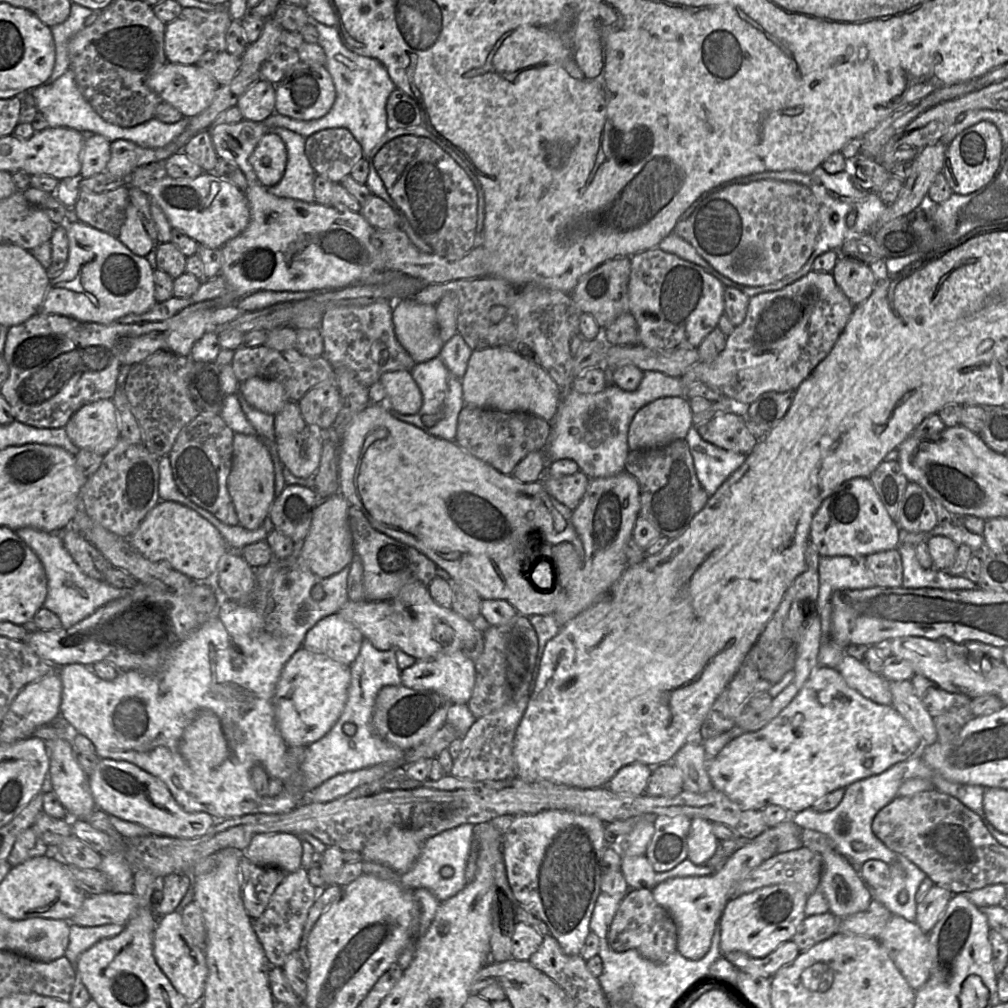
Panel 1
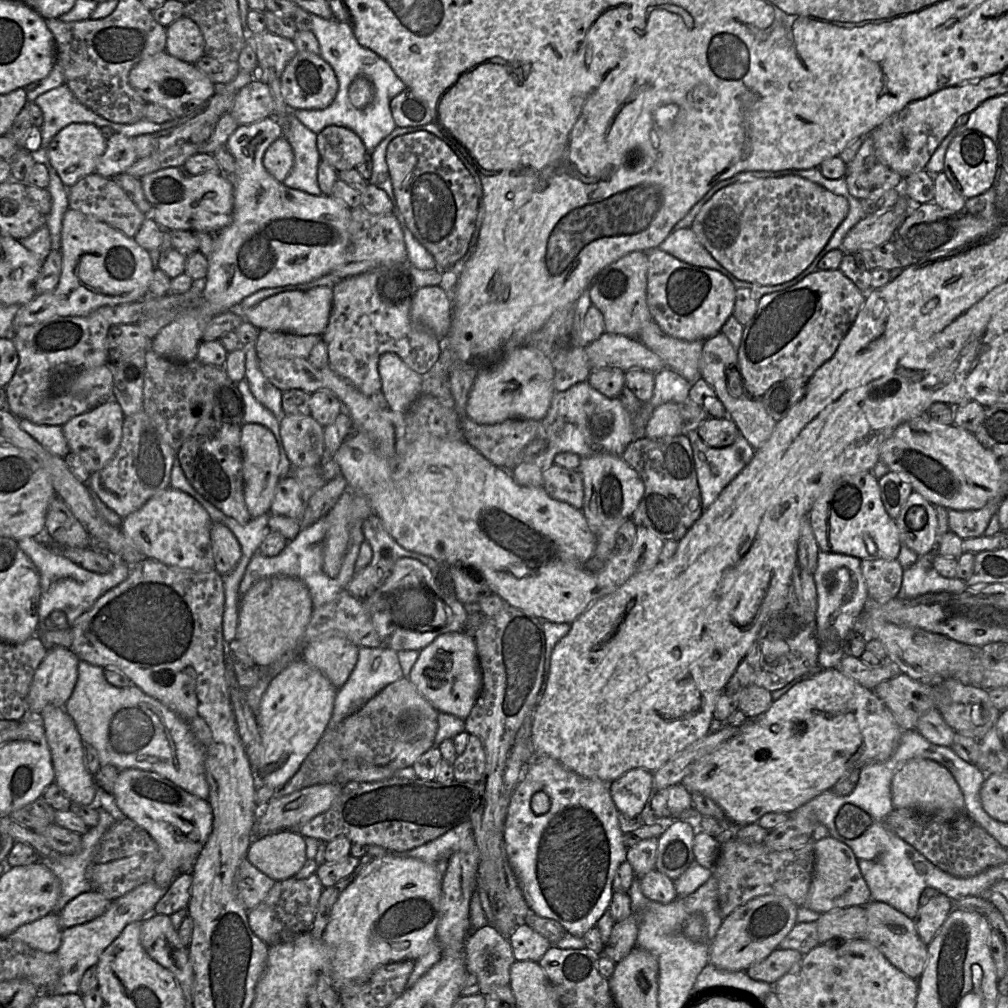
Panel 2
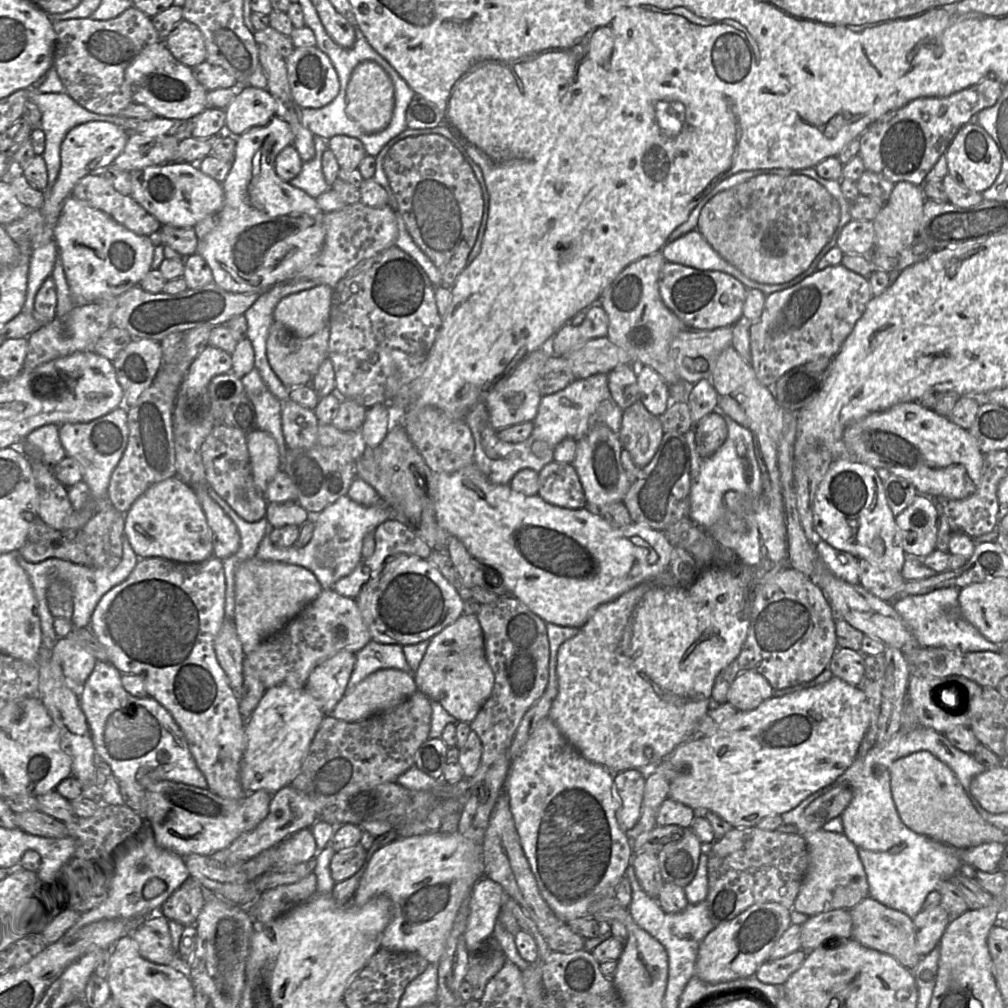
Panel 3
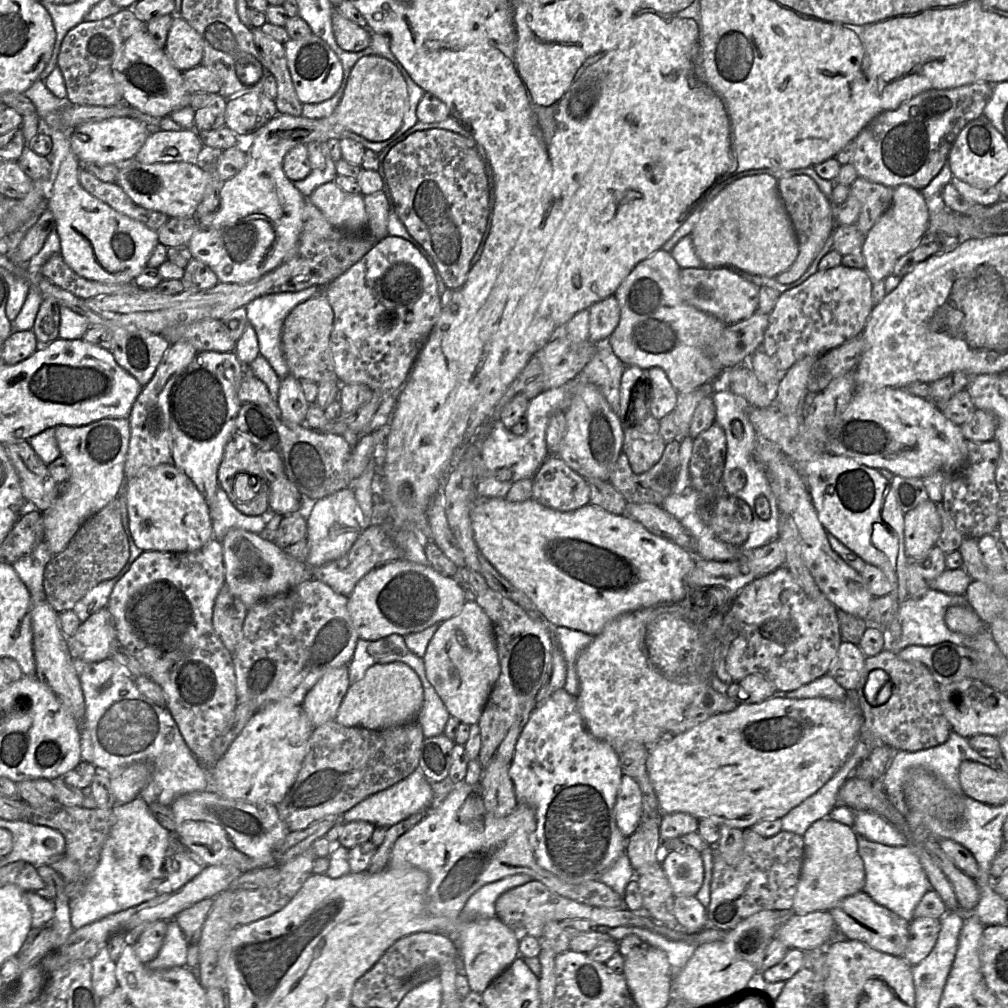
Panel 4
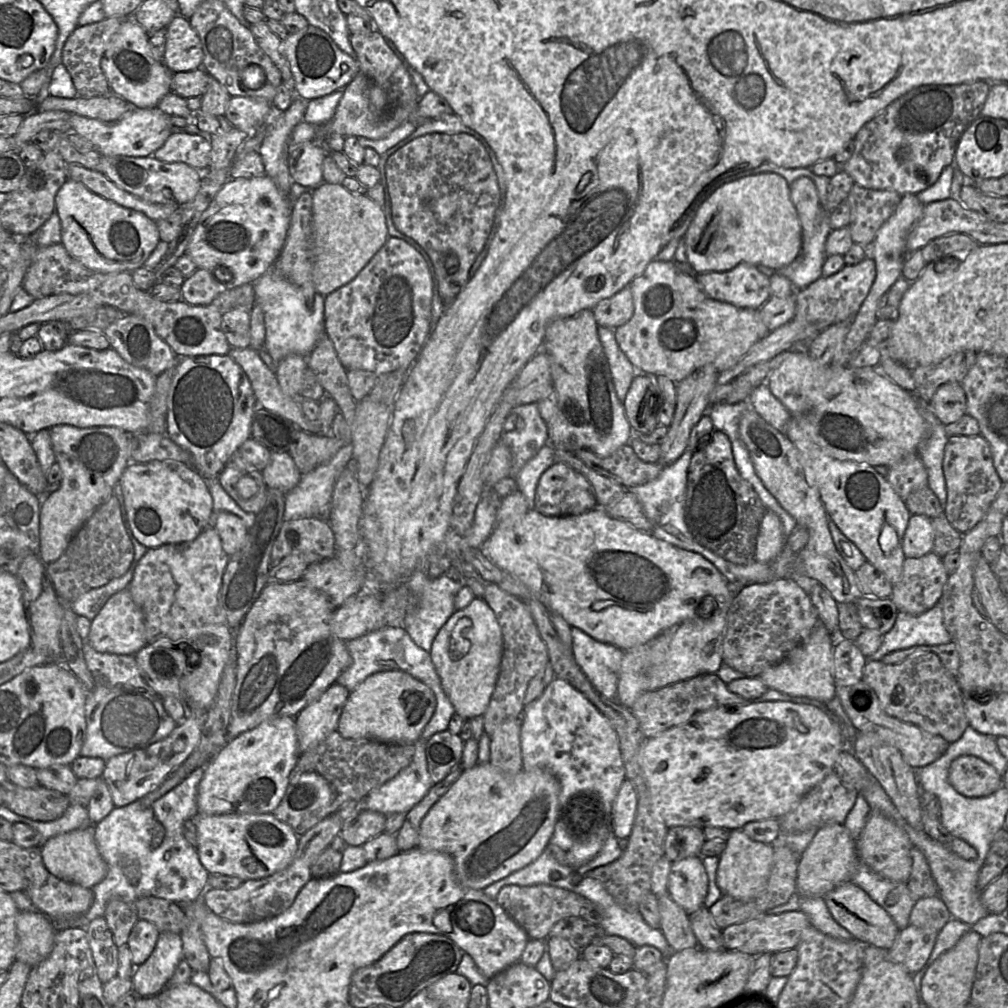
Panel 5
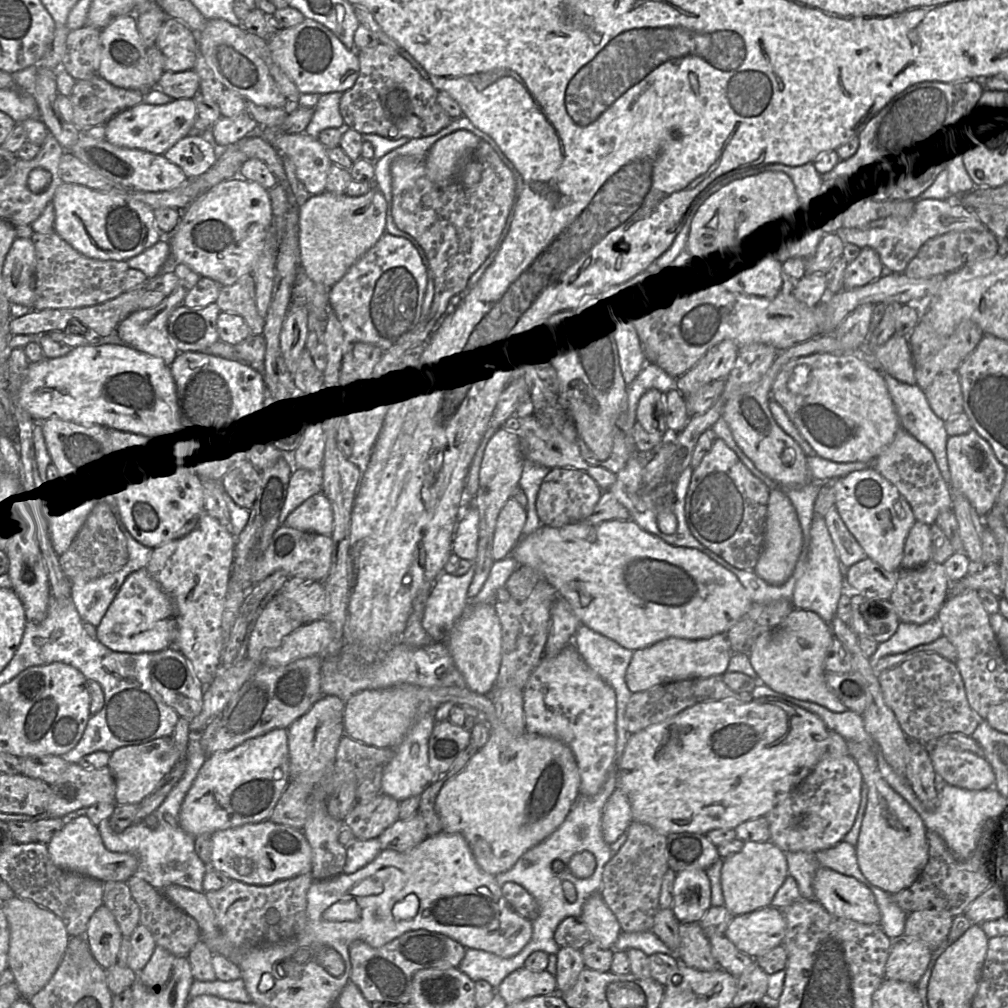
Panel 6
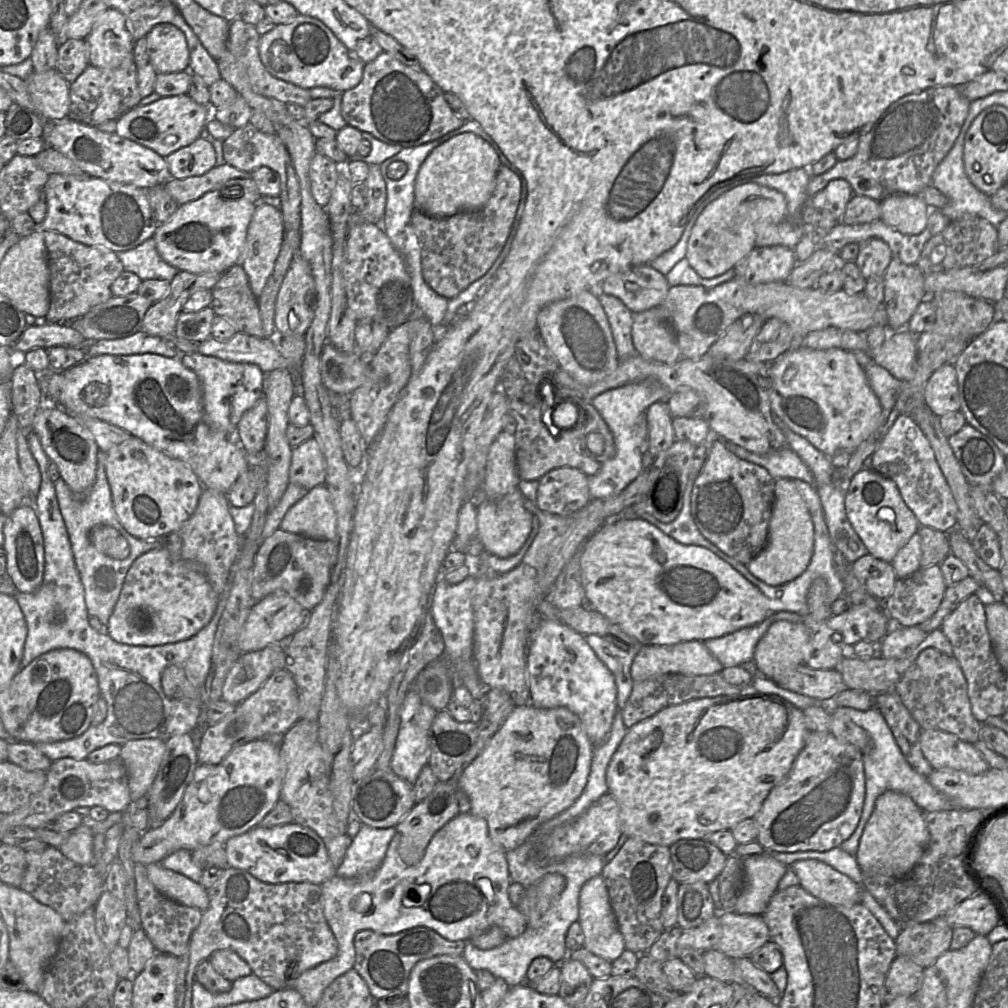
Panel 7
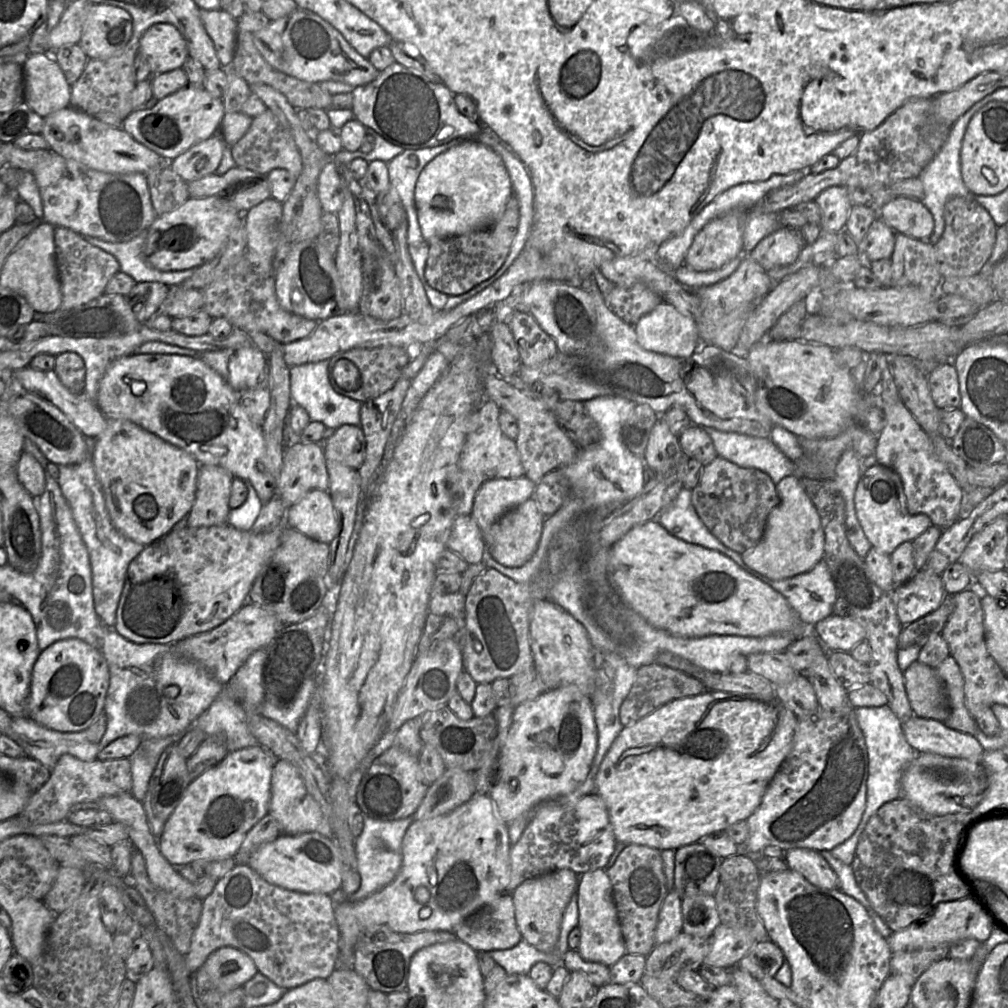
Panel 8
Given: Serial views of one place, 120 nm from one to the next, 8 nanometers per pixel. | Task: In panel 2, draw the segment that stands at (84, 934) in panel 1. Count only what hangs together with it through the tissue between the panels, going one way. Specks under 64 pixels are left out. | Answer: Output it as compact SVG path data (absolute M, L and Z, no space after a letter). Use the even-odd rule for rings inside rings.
M154 881L143 883L125 895L111 901L107 910L99 917L80 925L66 928L62 932L57 956L61 965L60 979L52 994L77 994L84 972L95 966L103 951L122 933L130 923L143 921L153 914L155 905L165 895L167 888L159 887Z

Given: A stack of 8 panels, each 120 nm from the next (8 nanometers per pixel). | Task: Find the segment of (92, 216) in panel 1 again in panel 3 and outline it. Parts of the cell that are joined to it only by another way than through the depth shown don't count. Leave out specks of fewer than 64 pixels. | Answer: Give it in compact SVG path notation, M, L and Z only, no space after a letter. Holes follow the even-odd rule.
M100 173L81 178L71 195L109 215L137 235L149 236L162 227L162 224L130 195L116 191L111 182Z

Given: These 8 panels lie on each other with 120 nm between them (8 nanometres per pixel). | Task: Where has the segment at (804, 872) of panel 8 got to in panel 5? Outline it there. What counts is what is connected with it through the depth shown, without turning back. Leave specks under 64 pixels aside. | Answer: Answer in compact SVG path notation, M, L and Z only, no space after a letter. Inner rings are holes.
M846 881L839 884L829 891L824 896L824 899L834 919L848 930L855 939L885 950L889 950L893 946L900 929L887 911L872 900L870 896L853 881Z

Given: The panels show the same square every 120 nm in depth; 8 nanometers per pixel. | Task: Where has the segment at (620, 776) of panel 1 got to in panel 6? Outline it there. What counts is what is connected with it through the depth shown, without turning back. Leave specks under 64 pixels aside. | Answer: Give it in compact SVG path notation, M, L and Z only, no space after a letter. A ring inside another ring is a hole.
M616 788L608 798L602 813L601 828L604 841L611 845L623 833L626 833L633 822L628 798Z

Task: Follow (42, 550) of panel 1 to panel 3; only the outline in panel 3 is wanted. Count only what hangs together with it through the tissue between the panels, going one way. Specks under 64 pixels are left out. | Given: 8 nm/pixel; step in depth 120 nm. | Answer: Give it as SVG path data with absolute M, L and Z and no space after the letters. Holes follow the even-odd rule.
M125 533L123 539L122 560L115 568L95 568L91 566L84 566L56 557L47 558L41 562L30 562L19 556L20 565L29 576L38 602L42 629L42 645L44 645L50 650L50 652L52 652L53 646L59 639L59 636L57 635L54 628L54 616L49 609L47 599L48 587L54 579L62 579L66 581L72 589L74 610L71 619L74 626L87 627L91 623L93 612L101 598L113 587L128 578L139 561L139 558L141 557L135 553Z

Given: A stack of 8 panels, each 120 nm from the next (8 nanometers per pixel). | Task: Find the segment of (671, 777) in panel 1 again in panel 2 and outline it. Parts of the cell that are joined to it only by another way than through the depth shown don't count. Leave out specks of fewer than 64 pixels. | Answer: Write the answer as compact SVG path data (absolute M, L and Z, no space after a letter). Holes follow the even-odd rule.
M682 783L654 791L648 801L648 806L659 819L671 821L680 819L693 807L691 794Z

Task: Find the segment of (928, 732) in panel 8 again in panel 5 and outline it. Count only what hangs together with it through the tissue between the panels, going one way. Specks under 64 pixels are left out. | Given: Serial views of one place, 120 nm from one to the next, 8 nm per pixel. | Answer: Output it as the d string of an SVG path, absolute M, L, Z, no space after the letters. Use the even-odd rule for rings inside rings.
M963 755L950 765L948 780L960 794L979 798L986 797L1003 787L1003 777L984 760Z

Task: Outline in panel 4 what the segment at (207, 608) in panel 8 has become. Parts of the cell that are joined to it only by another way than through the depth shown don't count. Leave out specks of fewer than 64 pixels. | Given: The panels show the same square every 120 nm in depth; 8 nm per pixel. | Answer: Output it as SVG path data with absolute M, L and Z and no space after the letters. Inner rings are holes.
M107 607L90 616L78 628L77 632L68 637L68 646L72 657L86 663L98 662L111 658L116 647L119 647L115 623Z

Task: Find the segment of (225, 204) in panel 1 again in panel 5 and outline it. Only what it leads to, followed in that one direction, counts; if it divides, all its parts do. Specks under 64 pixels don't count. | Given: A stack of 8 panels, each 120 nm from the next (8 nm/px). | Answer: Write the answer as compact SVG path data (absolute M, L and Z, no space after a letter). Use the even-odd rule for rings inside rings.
M101 155L100 172L124 191L148 202L183 206L200 188L201 172L183 162L163 162L153 156Z

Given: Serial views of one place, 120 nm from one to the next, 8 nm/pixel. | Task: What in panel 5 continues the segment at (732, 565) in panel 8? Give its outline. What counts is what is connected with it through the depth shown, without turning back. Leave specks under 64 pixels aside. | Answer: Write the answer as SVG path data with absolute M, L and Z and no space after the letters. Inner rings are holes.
M603 508L561 517L545 516L531 509L513 527L494 528L480 549L495 565L526 585L549 610L561 615L571 627L622 650L646 644L664 630L693 619L699 613L701 617L710 617L717 605L728 612L736 596L730 590L729 580L700 554L657 539L651 533L609 516ZM707 596L713 599L705 598ZM701 601L703 609L698 610Z

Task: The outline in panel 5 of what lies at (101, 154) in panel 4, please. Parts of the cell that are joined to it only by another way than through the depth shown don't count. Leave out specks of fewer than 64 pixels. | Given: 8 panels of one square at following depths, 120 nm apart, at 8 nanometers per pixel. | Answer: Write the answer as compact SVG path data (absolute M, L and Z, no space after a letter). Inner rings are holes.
M158 107L132 108L126 115L113 122L103 122L71 114L70 126L71 131L87 139L101 155L147 157L152 156L162 147L172 133L170 117Z

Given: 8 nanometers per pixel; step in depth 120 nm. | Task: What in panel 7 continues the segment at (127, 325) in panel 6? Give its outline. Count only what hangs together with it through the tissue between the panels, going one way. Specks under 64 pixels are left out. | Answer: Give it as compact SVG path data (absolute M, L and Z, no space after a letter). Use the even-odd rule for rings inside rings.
M179 271L170 282L166 295L146 312L141 331L171 341L176 319L187 299L197 290L212 290L223 273L195 274Z

